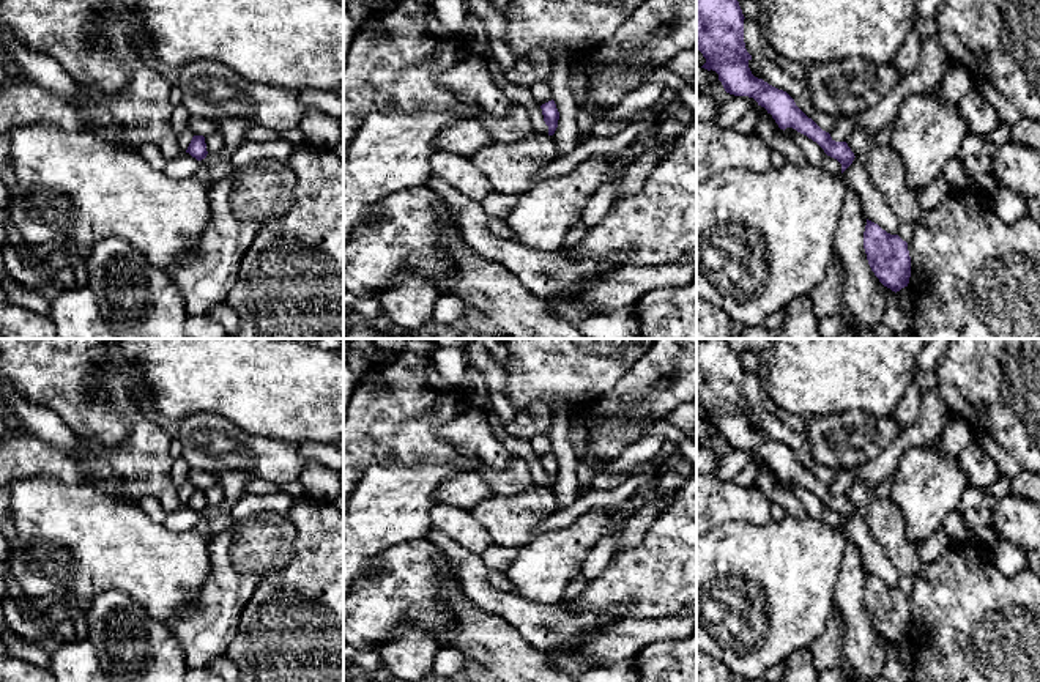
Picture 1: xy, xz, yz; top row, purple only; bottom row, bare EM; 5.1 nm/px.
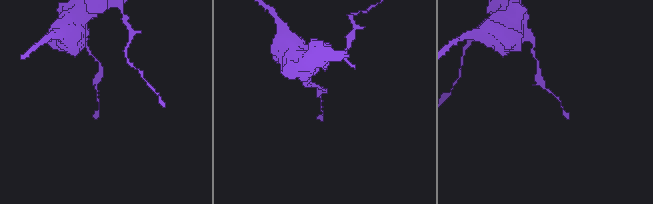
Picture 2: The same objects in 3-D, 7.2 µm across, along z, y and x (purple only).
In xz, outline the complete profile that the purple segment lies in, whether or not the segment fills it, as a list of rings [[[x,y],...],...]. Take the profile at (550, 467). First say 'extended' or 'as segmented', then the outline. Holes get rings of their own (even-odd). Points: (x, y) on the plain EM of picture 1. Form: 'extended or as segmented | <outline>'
as segmented | [[[552,452],[542,457],[540,461],[542,461],[544,474],[548,479],[548,488],[553,488],[558,480],[558,473],[559,473],[559,465],[556,461],[556,457]]]

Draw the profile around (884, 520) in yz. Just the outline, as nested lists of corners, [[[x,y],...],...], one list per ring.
[[[862,479],[854,480],[845,495],[867,521],[893,569],[911,581],[920,580],[925,564],[920,561],[919,548],[908,539],[898,507],[889,498],[879,498],[875,487]]]

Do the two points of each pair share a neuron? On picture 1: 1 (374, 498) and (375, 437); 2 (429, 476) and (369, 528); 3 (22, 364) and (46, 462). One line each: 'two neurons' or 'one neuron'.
1: two neurons
2: one neuron
3: two neurons

